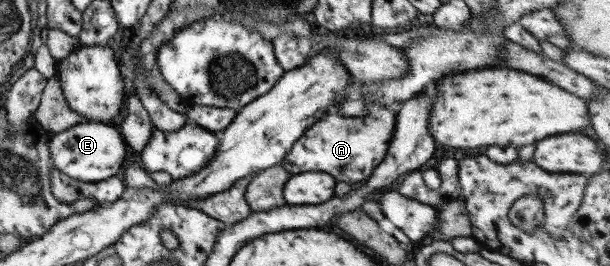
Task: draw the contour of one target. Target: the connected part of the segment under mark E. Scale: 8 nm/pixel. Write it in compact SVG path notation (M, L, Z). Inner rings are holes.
M85 121L55 133L49 139L49 159L52 167L57 167L67 177L82 183L97 183L111 176L120 176L130 154L114 125Z

